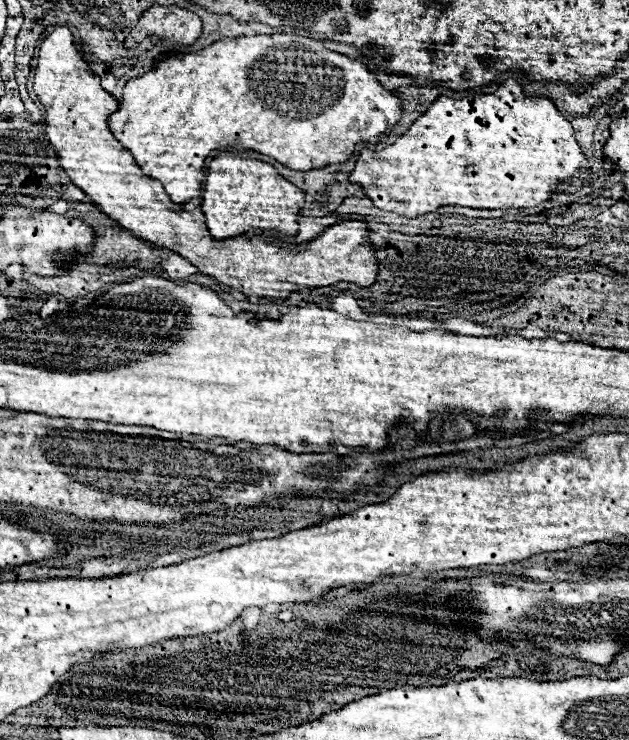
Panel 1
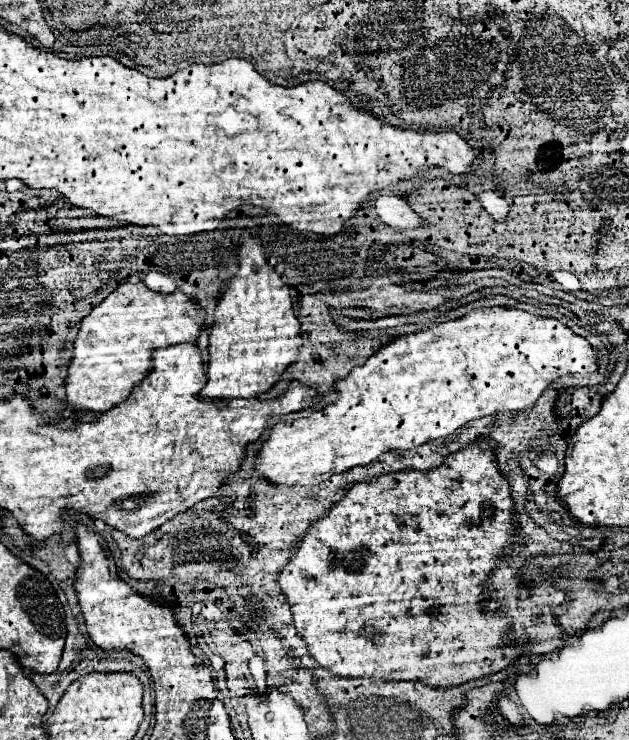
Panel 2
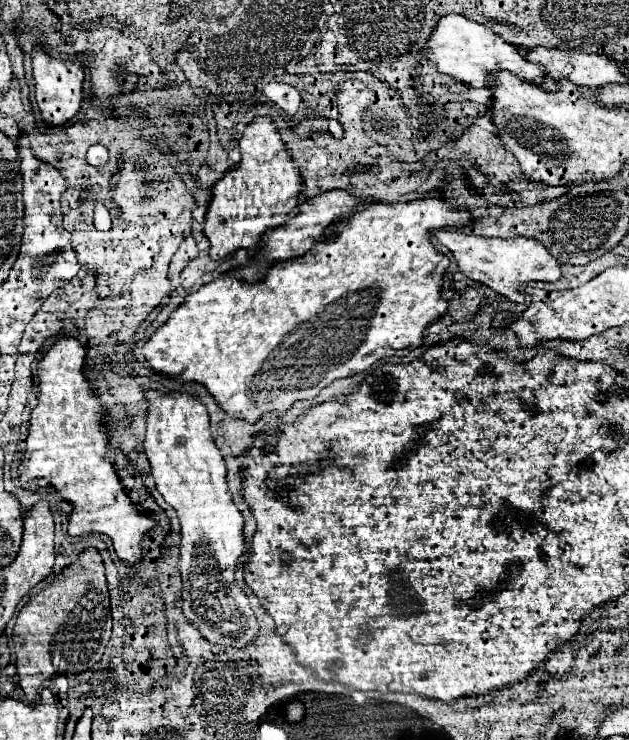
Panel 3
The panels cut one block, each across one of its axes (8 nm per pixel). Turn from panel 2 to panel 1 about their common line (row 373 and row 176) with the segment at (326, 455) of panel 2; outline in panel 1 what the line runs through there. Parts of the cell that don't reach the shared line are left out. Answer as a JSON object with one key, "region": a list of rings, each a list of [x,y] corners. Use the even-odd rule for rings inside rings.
{"region":[[[516,78],[506,80],[494,94],[476,94],[476,96],[468,96],[462,100],[452,100],[448,96],[440,96],[394,144],[390,144],[384,150],[364,148],[360,152],[360,158],[358,158],[352,174],[350,174],[350,182],[360,184],[366,190],[366,196],[378,208],[388,210],[388,212],[396,212],[396,214],[406,216],[406,218],[434,212],[438,206],[470,206],[470,208],[490,208],[490,210],[494,210],[494,208],[534,208],[534,206],[540,206],[542,202],[550,200],[554,196],[556,186],[560,186],[560,188],[564,186],[564,188],[568,188],[568,192],[578,192],[580,188],[584,188],[588,184],[590,178],[592,178],[592,172],[588,168],[586,156],[580,152],[580,146],[574,138],[572,124],[564,118],[564,114],[554,106],[554,102],[550,98],[528,96],[524,92],[524,86],[518,84]]]}

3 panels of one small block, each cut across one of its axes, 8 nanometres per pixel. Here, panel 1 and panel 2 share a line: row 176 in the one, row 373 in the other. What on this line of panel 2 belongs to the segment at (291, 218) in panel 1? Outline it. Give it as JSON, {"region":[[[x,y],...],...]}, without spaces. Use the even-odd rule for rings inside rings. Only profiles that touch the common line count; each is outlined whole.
{"region":[[[244,232],[240,270],[236,278],[226,282],[218,298],[216,322],[210,330],[208,346],[208,382],[200,390],[200,396],[208,400],[260,396],[280,380],[290,364],[296,362],[300,346],[300,324],[292,312],[290,288],[286,288],[282,276],[268,266],[260,242]]]}

